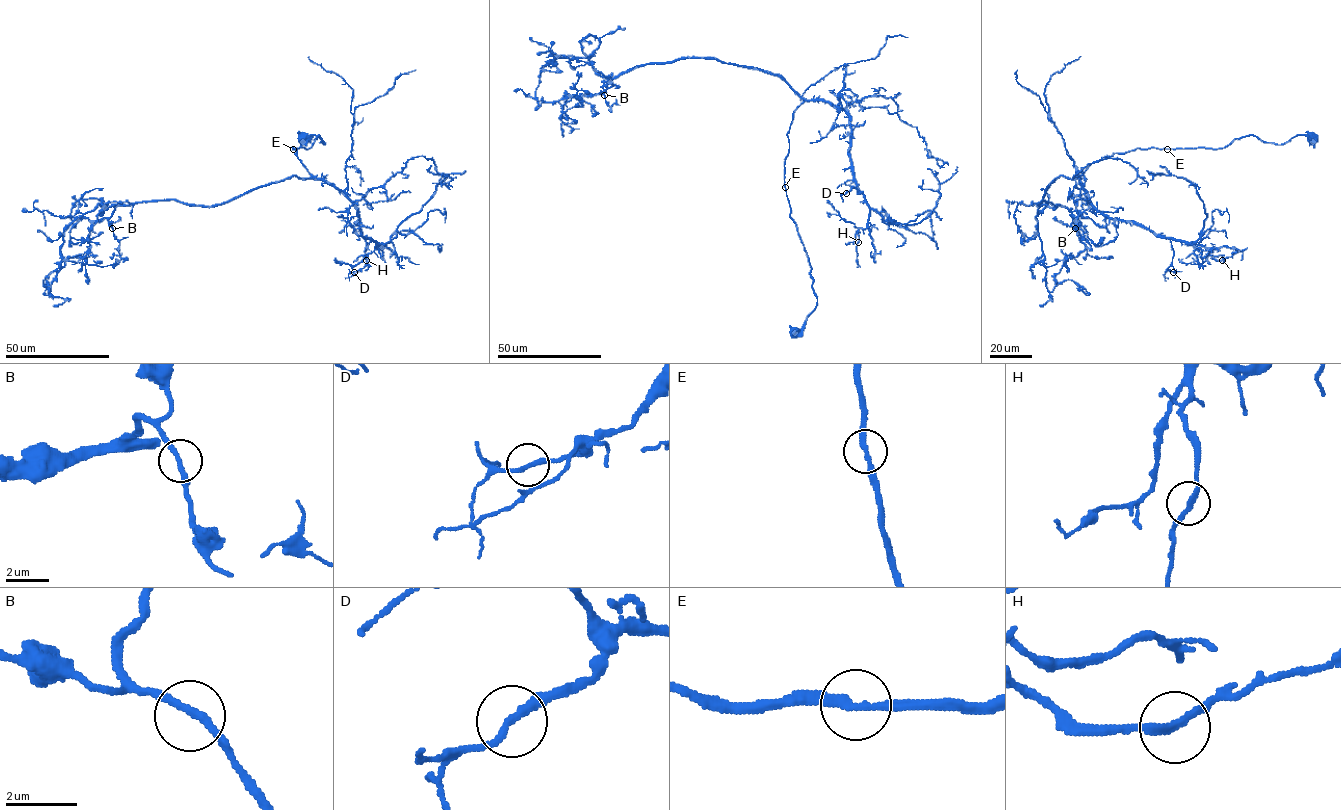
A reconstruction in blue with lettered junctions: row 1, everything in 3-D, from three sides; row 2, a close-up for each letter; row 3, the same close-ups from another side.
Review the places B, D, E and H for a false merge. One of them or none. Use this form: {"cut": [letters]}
{"cut": []}

